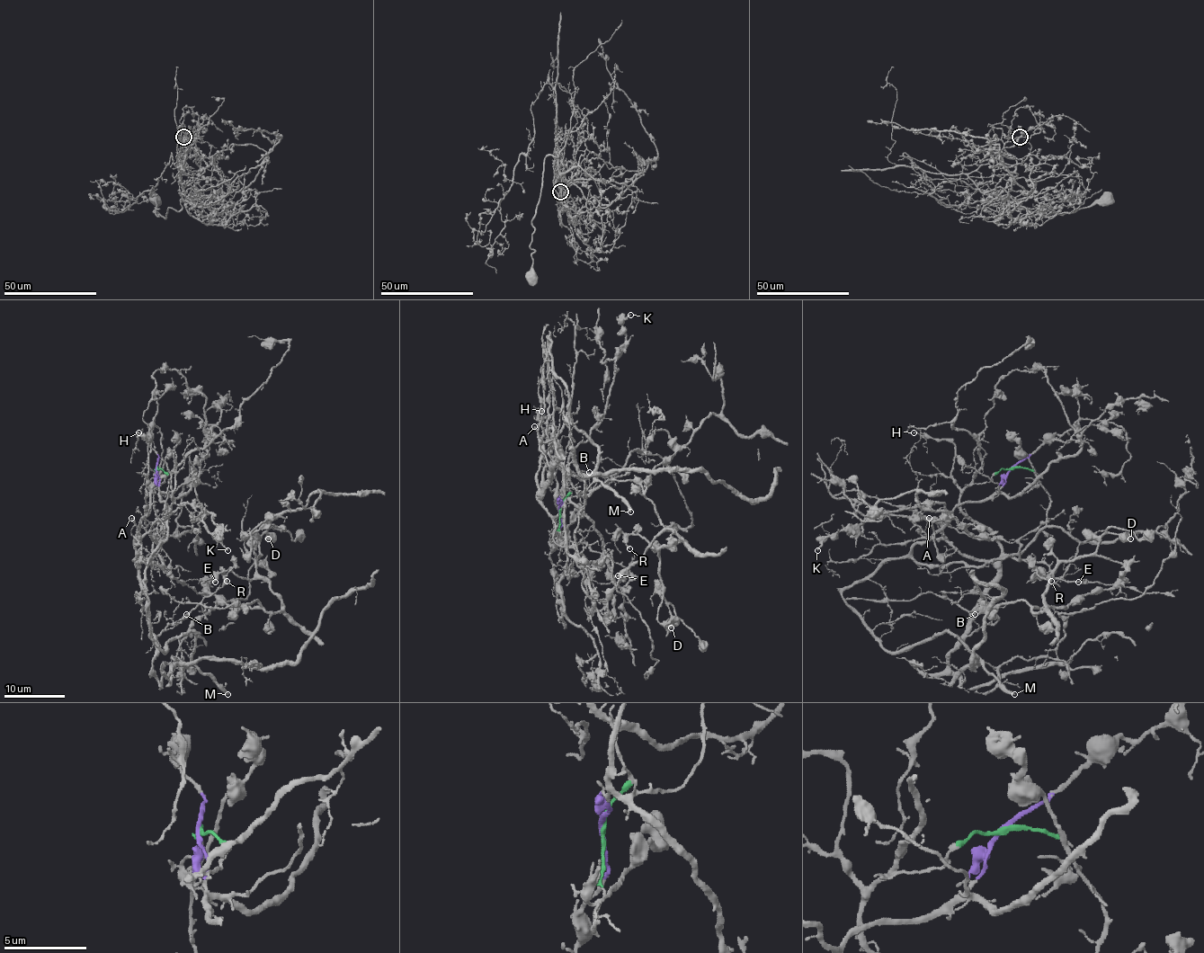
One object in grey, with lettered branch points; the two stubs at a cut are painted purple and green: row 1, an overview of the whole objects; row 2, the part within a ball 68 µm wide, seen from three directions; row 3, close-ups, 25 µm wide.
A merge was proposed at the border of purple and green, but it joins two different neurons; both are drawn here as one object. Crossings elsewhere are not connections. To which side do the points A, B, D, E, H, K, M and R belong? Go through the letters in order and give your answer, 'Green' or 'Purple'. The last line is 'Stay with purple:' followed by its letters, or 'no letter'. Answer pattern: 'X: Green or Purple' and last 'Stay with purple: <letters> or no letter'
A: Green
B: Green
D: Green
E: Green
H: Green
K: Purple
M: Purple
R: Green
Stay with purple: K, M

